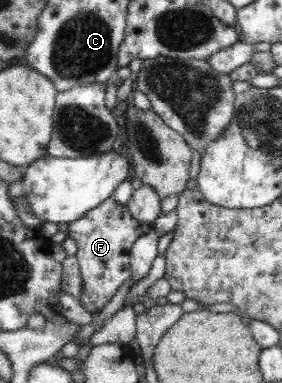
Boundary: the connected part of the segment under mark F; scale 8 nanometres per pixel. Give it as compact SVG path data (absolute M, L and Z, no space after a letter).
M107 198L96 208L89 210L85 217L68 223L66 228L67 237L74 240L78 248L75 256L82 281L79 304L94 316L110 301L114 292L130 278L132 268L128 268L128 252L142 232L136 219L128 214L126 205L118 204L112 198Z

